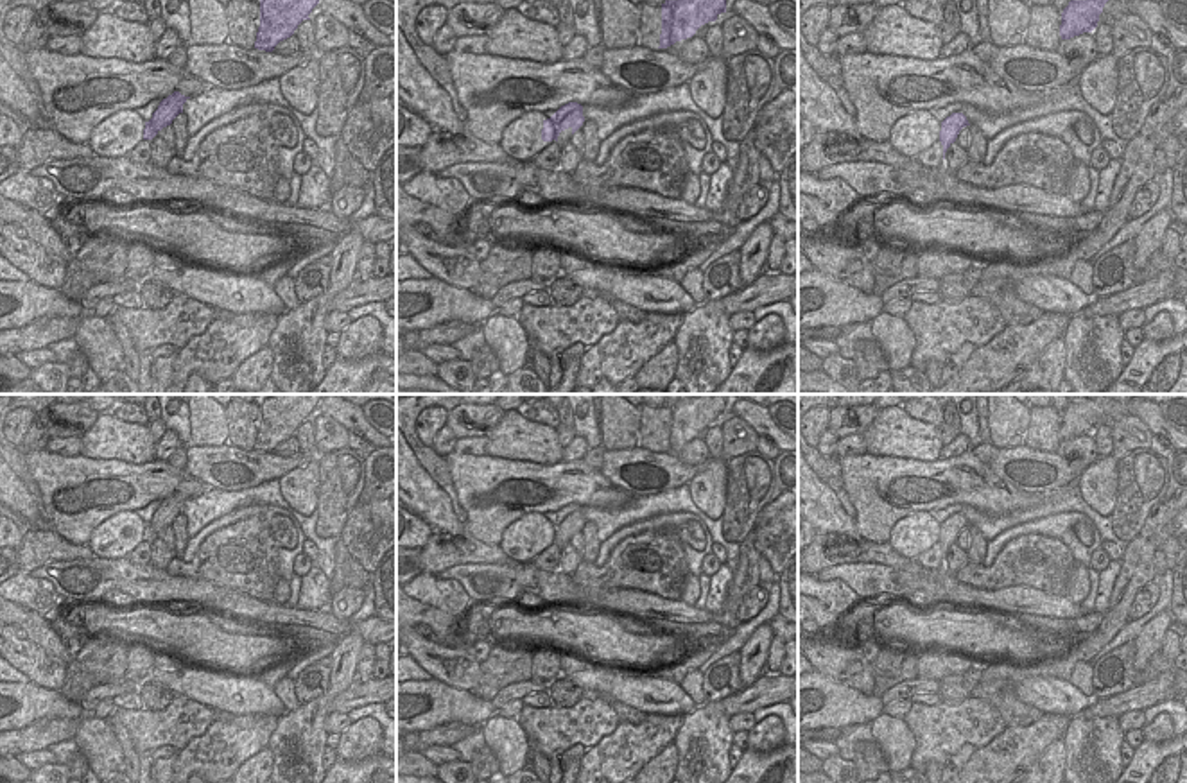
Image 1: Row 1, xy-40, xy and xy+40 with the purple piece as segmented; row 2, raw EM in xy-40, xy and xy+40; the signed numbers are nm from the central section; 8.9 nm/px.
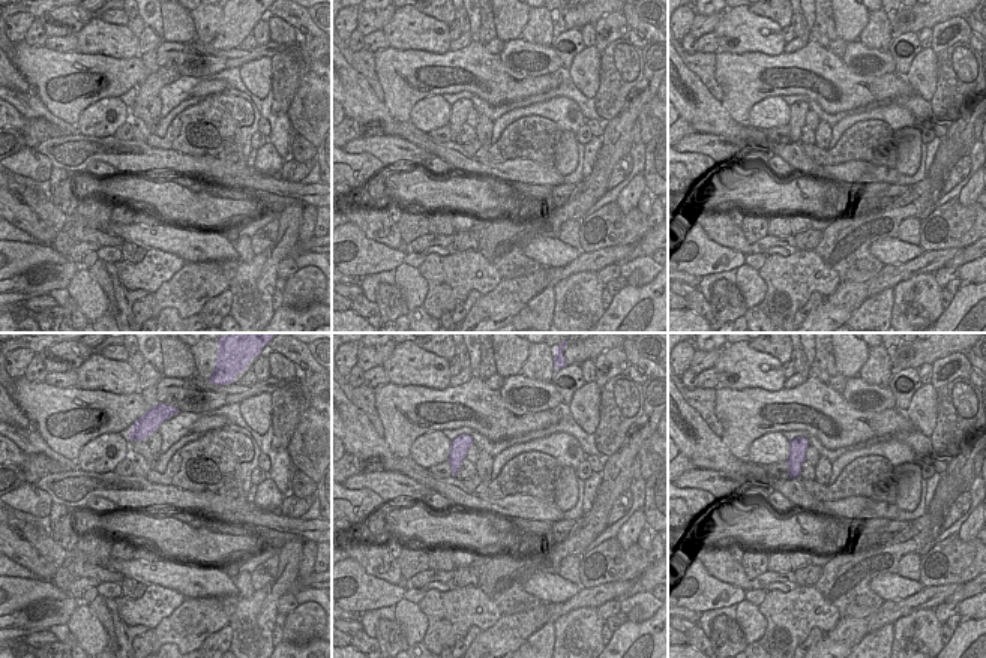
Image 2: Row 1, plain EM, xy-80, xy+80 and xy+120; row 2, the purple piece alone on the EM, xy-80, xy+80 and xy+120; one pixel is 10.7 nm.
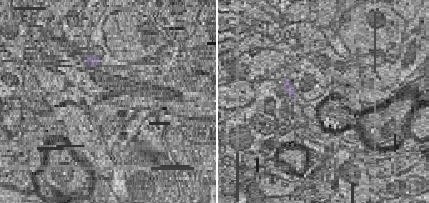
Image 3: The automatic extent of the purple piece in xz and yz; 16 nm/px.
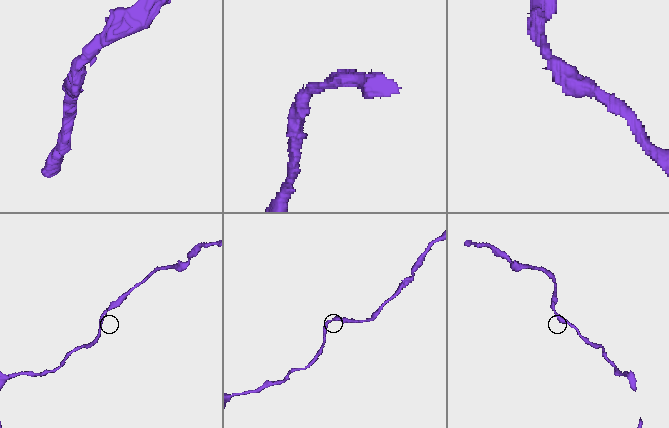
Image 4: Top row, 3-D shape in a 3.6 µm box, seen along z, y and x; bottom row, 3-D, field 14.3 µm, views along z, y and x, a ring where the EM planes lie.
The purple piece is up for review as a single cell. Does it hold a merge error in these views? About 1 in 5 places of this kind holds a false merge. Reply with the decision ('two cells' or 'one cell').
one cell

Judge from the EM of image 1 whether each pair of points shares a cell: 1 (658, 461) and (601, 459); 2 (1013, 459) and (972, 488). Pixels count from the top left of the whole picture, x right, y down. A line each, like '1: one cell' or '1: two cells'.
1: one cell
2: two cells

